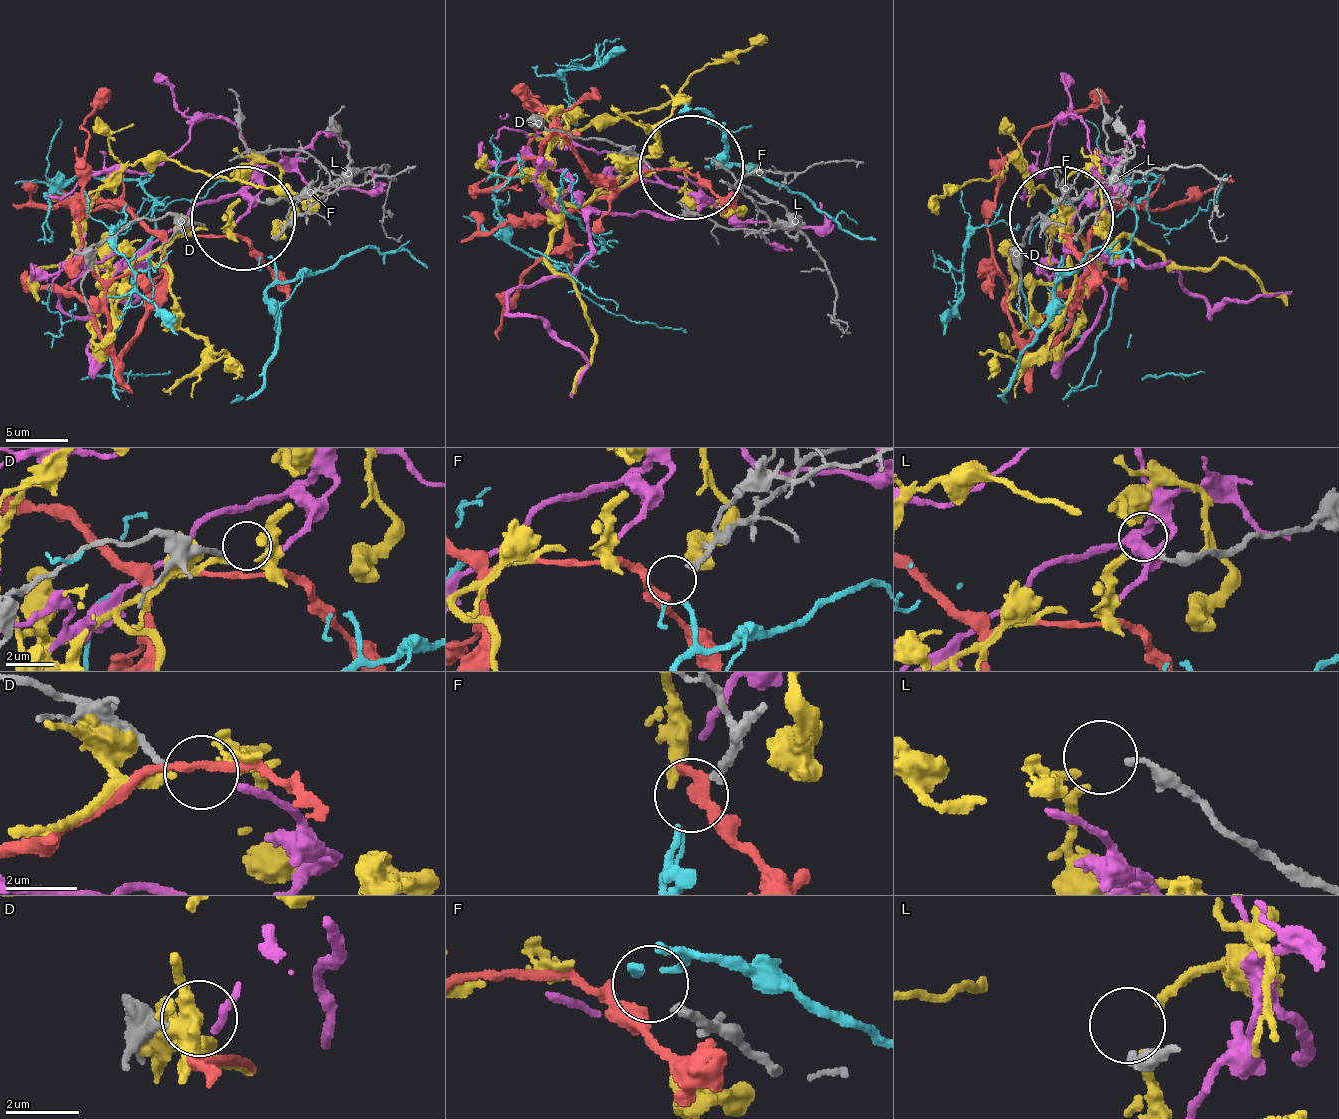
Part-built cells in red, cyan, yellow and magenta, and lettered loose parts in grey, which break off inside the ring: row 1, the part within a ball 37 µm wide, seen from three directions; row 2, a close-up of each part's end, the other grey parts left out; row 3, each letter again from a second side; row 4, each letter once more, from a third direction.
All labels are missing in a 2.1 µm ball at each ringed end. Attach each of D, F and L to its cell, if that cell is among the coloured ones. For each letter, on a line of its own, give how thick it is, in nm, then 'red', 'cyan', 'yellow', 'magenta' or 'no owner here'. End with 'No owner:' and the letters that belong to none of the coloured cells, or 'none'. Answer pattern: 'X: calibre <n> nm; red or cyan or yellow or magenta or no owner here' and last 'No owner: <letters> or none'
D: calibre 200 nm; magenta
F: calibre 240 nm; cyan
L: calibre 180 nm; yellow
No owner: none

